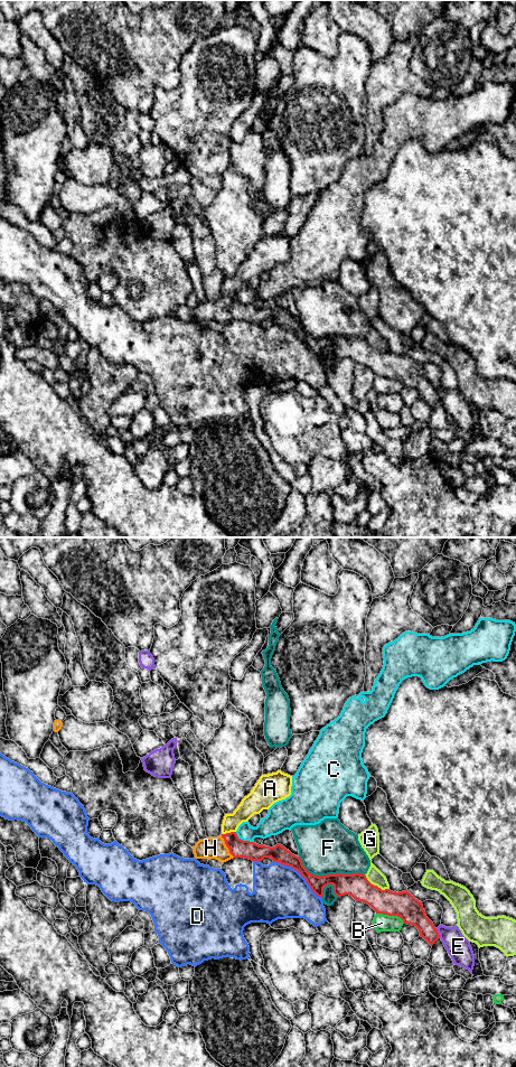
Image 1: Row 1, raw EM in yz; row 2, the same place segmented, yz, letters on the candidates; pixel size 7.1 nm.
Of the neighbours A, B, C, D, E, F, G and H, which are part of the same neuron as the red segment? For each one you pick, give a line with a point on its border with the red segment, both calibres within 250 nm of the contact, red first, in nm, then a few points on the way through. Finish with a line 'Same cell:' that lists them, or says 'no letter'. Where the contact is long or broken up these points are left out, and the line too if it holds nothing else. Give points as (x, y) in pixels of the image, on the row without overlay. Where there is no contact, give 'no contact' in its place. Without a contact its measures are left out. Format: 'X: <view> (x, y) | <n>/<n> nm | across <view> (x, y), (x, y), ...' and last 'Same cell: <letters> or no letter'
H: yz (226, 308) | 130/160 nm | across yz (237, 310), (226, 308), (210, 310)
Same cell: H

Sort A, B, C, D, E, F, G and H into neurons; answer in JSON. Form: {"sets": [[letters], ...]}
{"sets": [["A"], ["B"], ["C"], ["D"], ["E"], ["F"], ["G"], ["H"]]}

